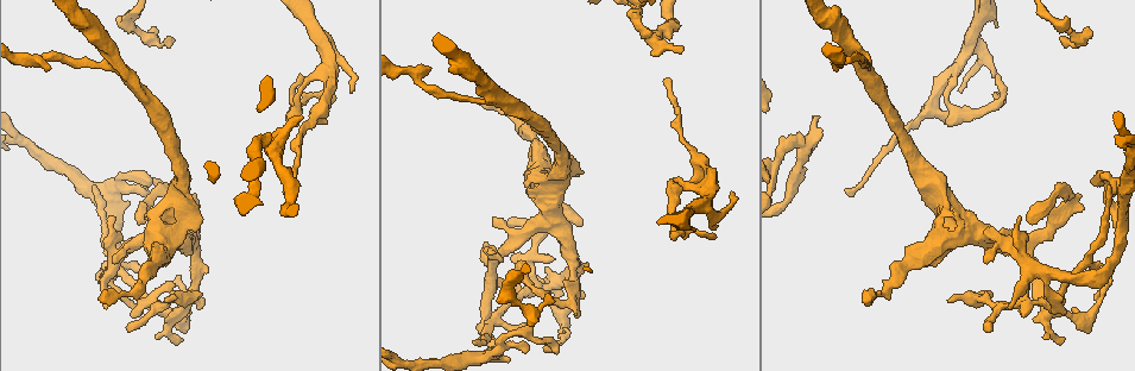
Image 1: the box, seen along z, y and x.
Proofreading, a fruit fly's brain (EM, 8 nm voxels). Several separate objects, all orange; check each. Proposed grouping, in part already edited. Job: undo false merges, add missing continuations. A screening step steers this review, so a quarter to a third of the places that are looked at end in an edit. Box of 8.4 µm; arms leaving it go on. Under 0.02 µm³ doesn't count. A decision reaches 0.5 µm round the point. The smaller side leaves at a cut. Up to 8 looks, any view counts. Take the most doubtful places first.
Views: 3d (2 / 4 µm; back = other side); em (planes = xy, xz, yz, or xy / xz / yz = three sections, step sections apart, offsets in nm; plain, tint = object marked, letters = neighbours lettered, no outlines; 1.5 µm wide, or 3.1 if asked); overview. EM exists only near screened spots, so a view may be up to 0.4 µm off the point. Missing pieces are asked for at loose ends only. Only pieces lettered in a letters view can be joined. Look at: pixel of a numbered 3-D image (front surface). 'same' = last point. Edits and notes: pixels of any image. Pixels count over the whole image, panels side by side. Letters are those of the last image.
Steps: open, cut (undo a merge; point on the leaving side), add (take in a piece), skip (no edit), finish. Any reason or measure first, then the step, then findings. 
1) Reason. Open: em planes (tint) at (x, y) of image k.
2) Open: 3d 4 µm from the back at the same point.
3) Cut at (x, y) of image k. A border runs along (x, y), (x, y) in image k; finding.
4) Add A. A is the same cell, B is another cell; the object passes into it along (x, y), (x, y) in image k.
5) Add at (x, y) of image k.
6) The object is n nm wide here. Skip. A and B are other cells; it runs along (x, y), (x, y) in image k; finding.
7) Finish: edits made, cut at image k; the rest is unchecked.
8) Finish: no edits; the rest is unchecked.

Free end. Open: em planes (plain) at (1021, 216) of image 1.

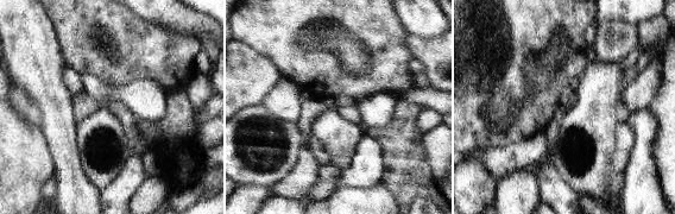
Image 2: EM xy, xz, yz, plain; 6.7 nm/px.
Where the object lies. Open: em planes (tint) at the same point.

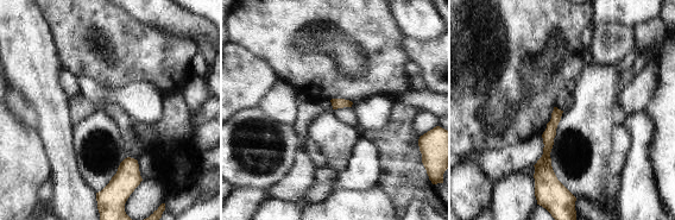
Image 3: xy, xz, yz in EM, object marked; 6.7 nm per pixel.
Open: em planes (letters) at the same point.

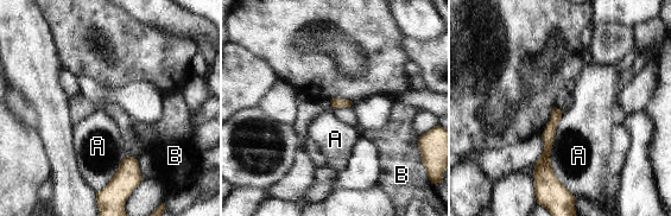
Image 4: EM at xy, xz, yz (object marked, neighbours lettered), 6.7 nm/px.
Skip. A and B are other cells; a border runs along (562, 112), (550, 165), (570, 191) in image 4; no lettered piece goes on from it.

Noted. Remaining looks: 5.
Free end. Open: em planes (letters) at (525, 351) of image 1.

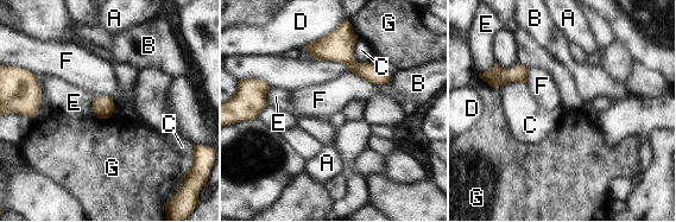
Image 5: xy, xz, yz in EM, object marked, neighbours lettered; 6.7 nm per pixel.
The longest contact is with F, 280 nm. Skip. A, B, C, D, E, F and G are other cells; a border runs along (93, 114), (99, 118), (109, 118) in image 5; no lettered piece goes on from it.

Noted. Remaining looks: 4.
Branch stops here. Open: em xz step 4 (plain) at (987, 332) of image 1.

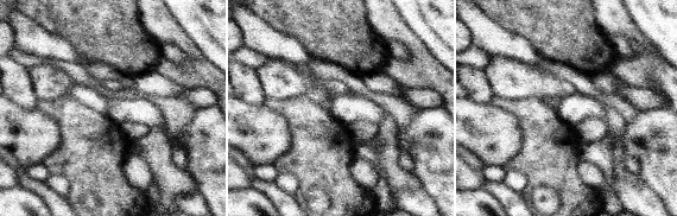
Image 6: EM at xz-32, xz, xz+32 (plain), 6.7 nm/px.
Open: em xz step 4 (tint) at the same point.

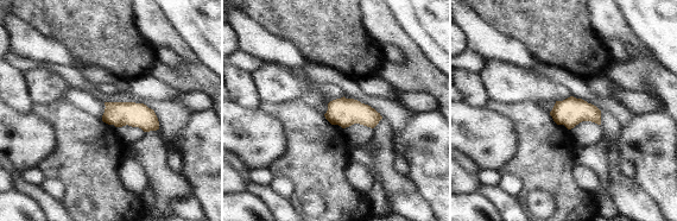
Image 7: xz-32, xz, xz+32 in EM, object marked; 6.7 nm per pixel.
Open: em xz step 4 (letters) at the same point.

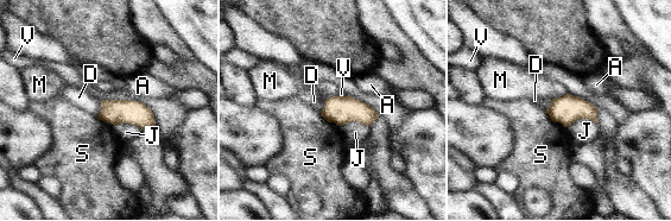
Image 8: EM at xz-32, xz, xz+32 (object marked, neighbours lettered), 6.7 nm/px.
Skip. A, D, J, M, S and V are other cells; a border runs along (596, 121), (578, 119), (567, 126) in image 8; no lettered piece goes on from it.

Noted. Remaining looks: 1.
Finish: no edits; the rest is unchecked.

